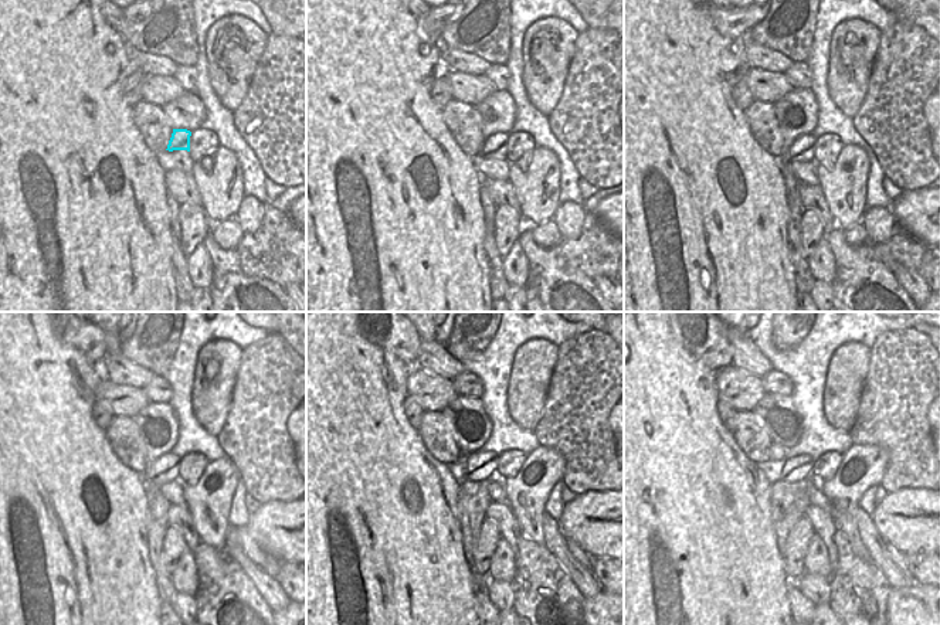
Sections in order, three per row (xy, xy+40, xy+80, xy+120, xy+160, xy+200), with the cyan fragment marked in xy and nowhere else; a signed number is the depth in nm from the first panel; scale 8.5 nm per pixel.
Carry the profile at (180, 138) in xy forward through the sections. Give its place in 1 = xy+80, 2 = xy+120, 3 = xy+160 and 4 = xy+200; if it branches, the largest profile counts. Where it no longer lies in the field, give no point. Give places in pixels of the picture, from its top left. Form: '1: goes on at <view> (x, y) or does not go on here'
1: goes on at xy+80 (803, 149)
2: goes on at xy+120 (166, 468)
3: goes on at xy+160 (481, 465)
4: goes on at xy+200 (797, 468)

